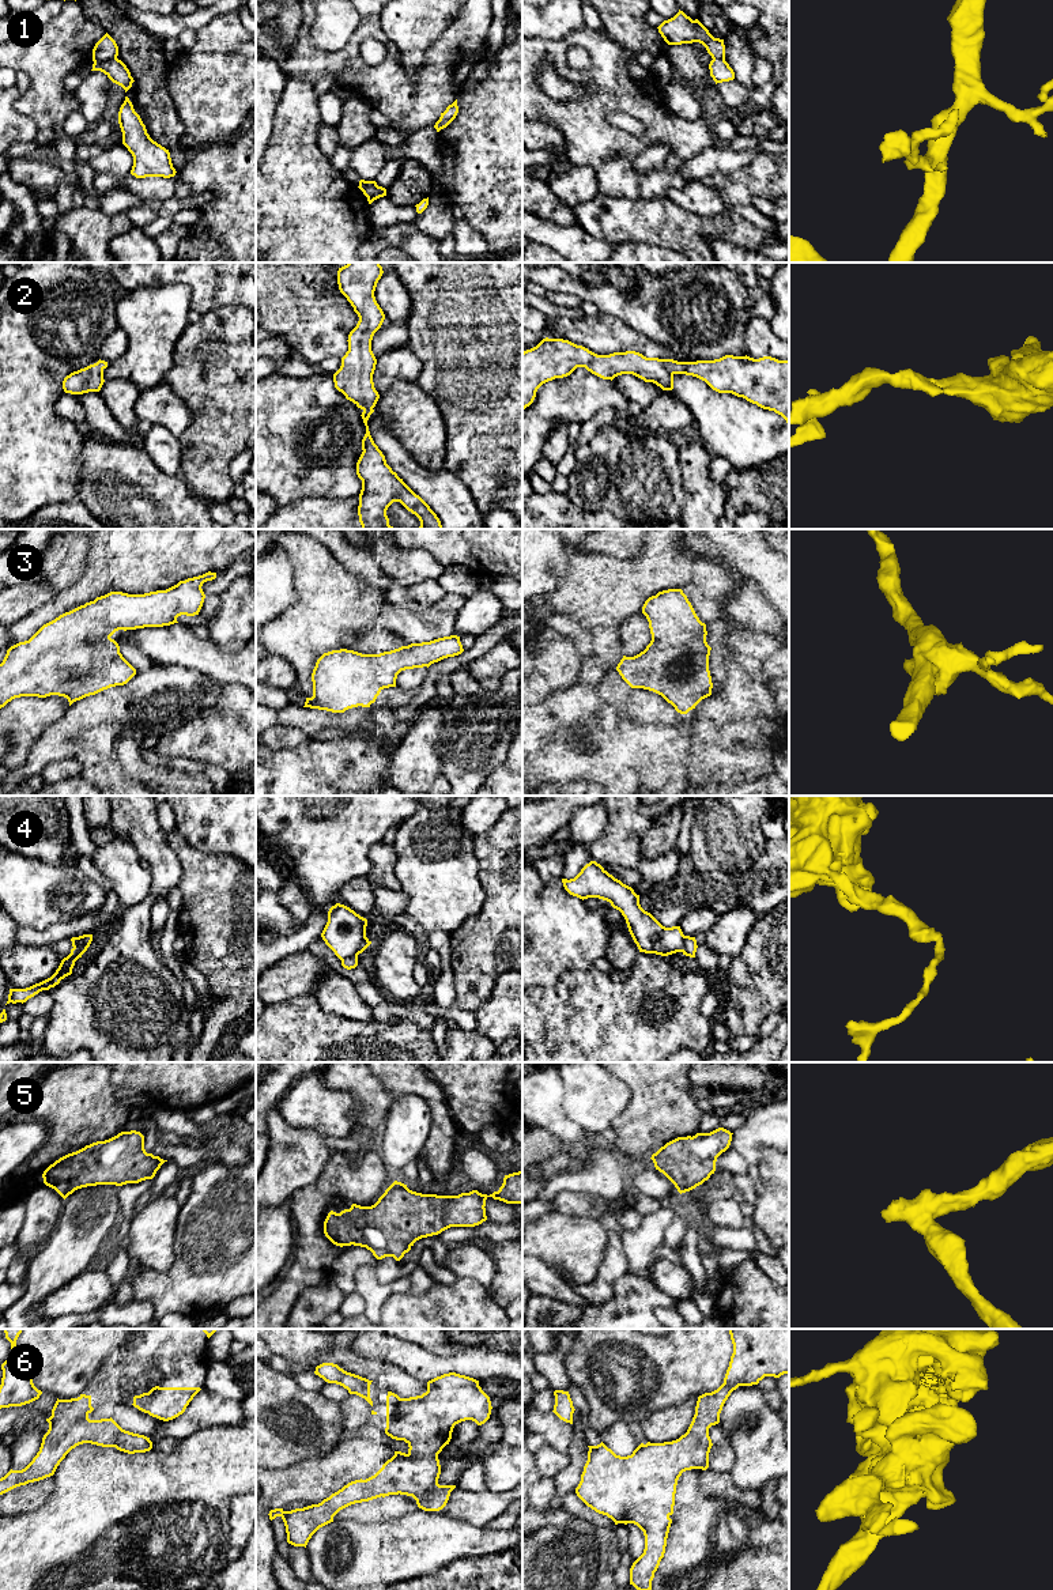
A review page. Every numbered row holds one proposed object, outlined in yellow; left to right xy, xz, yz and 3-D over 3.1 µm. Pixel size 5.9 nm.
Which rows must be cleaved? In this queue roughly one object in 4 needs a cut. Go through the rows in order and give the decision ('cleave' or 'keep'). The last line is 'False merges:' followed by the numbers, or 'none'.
1: cleave
2: keep
3: keep
4: cleave
5: keep
6: keep
False merges: 1, 4

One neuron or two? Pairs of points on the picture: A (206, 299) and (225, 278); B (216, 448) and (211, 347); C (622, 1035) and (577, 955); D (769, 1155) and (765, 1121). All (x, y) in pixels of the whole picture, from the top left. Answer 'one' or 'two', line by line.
A: one
B: one
C: two
D: two

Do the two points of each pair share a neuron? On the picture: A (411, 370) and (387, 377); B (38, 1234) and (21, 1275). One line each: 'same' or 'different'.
A: same
B: same

